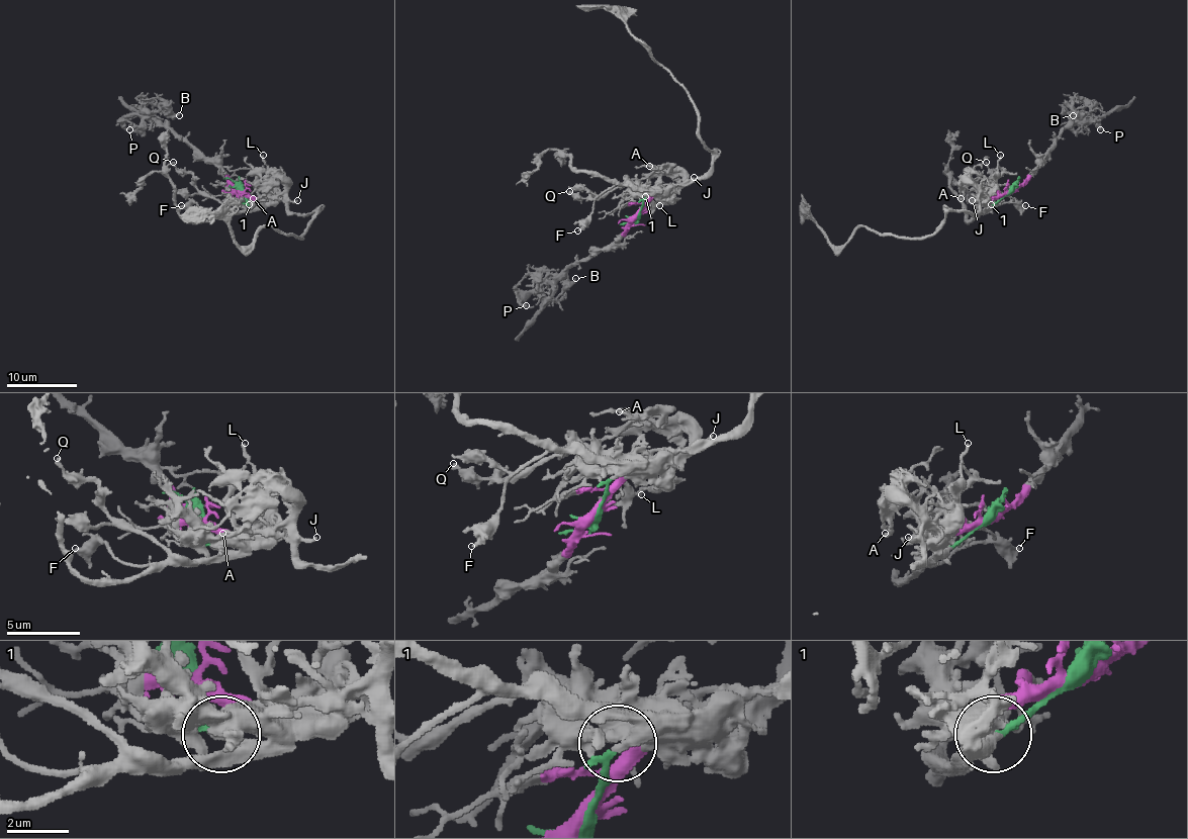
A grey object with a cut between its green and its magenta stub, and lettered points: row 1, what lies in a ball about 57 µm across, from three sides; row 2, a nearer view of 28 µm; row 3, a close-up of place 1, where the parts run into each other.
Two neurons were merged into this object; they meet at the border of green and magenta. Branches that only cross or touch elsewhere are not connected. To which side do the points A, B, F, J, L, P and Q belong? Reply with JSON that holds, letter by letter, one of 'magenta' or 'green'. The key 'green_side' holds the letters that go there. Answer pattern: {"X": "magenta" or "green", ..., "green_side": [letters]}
{"A": "magenta", "B": "magenta", "F": "green", "J": "magenta", "L": "magenta", "P": "magenta", "Q": "green", "green_side": ["F", "Q"]}

